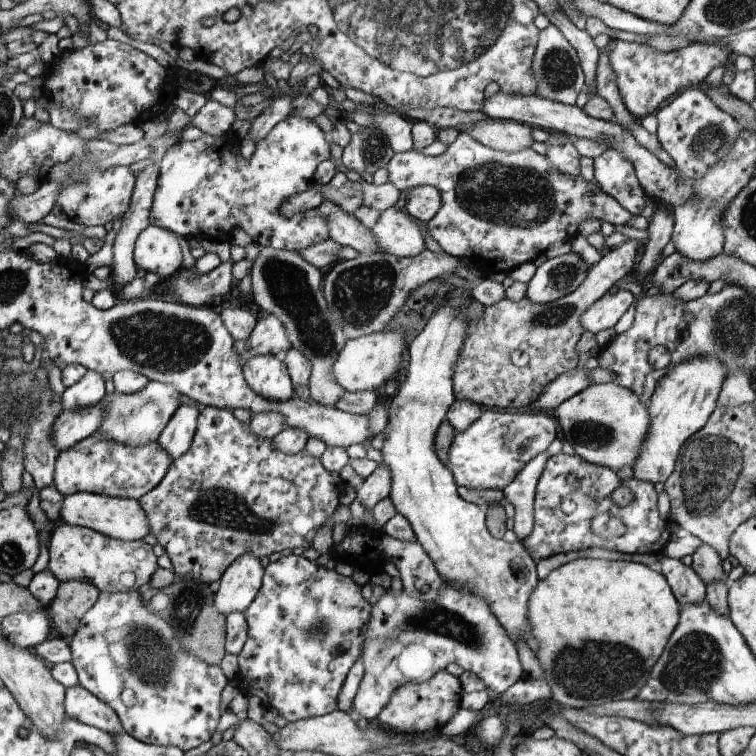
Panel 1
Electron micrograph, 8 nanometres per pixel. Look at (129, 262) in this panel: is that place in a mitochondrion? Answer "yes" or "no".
no

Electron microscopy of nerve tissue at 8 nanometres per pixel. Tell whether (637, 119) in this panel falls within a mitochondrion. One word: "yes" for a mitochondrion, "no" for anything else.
no

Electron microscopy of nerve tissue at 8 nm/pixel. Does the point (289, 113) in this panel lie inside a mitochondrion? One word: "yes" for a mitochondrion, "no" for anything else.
no

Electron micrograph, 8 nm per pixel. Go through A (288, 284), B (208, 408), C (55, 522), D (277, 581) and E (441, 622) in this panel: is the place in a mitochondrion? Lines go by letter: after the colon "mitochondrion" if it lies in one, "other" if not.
A: mitochondrion
B: other
C: other
D: other
E: mitochondrion

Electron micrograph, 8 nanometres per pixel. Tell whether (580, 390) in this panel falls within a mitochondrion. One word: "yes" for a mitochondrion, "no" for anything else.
no

